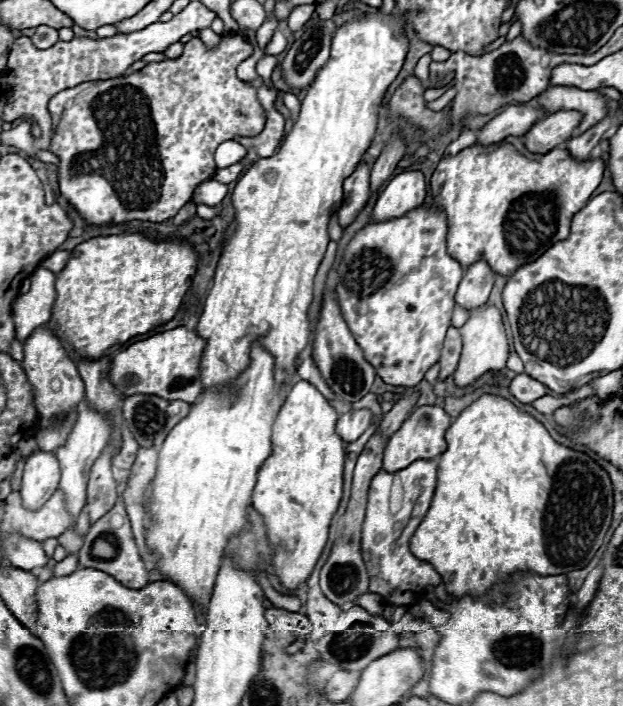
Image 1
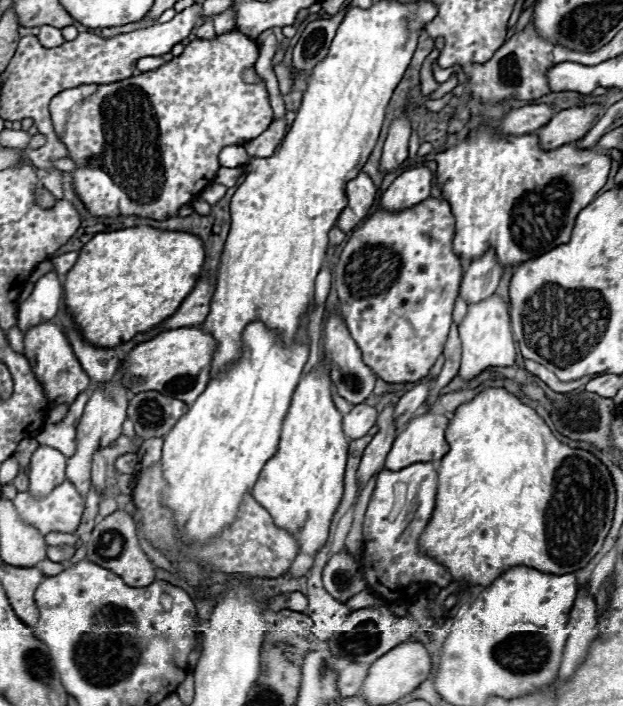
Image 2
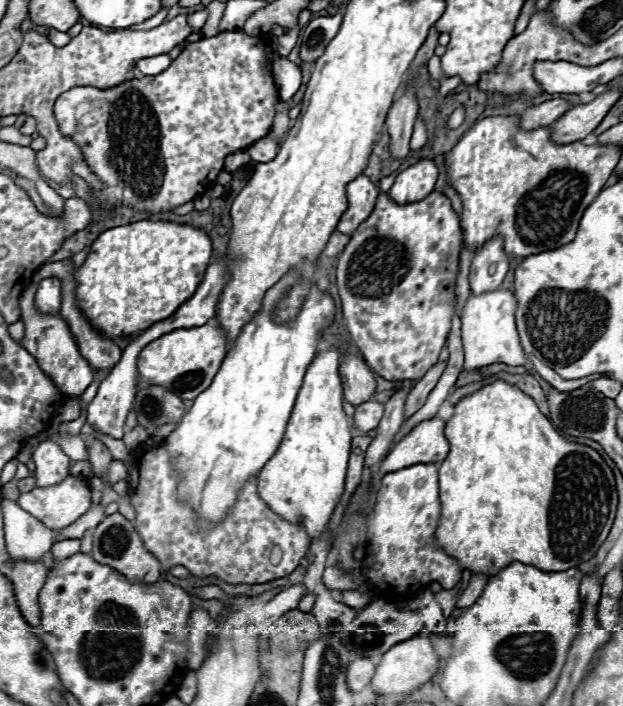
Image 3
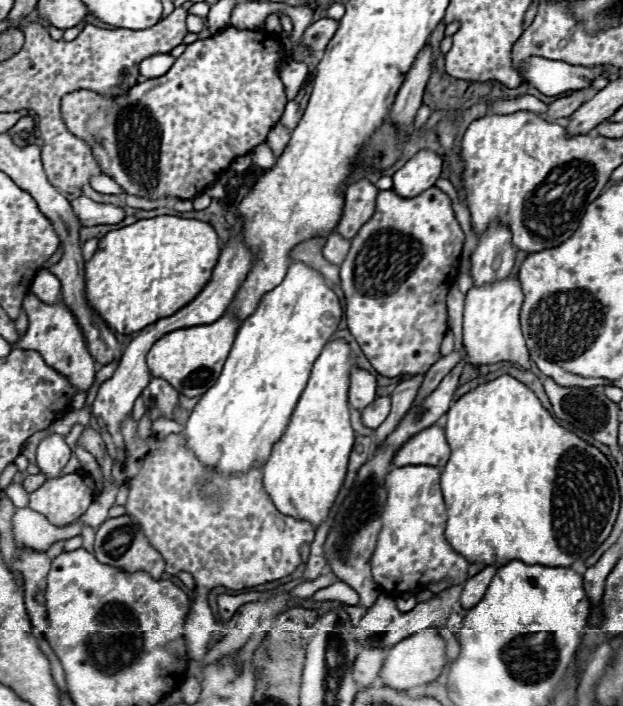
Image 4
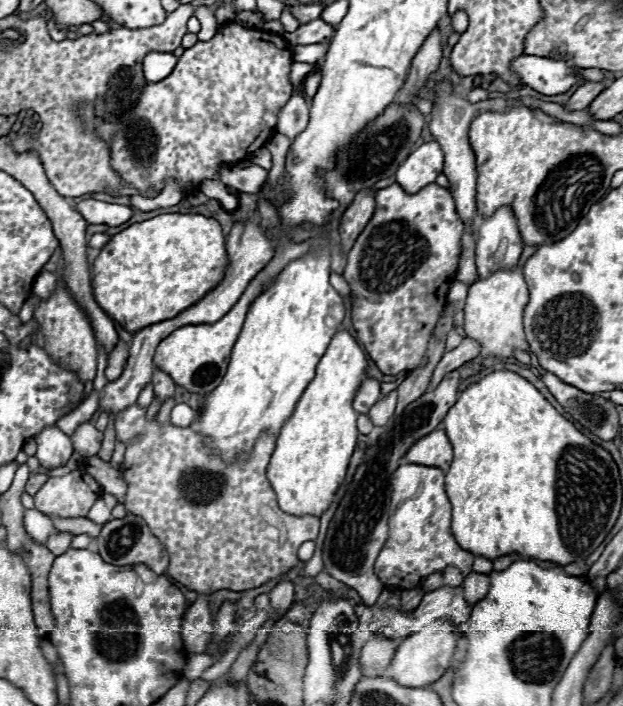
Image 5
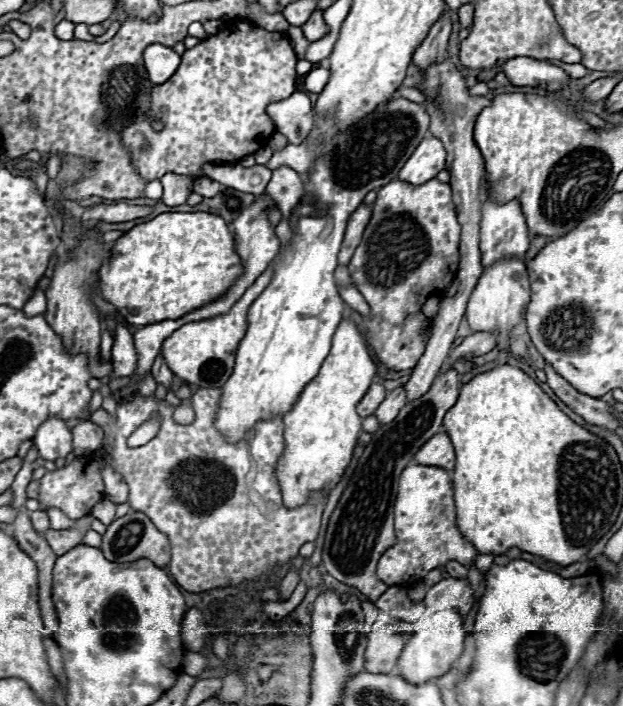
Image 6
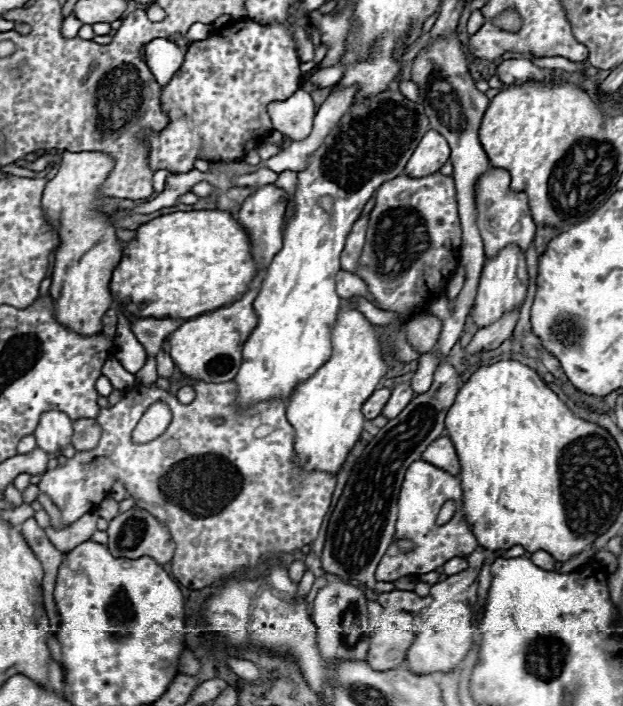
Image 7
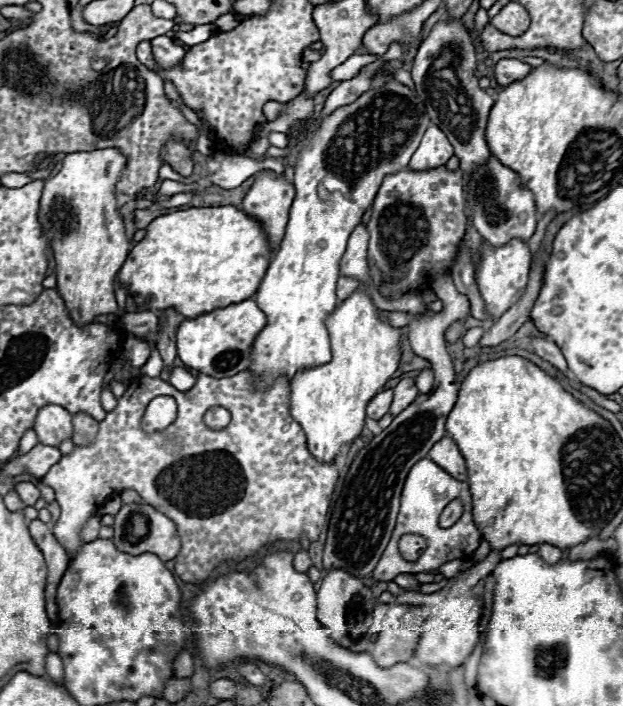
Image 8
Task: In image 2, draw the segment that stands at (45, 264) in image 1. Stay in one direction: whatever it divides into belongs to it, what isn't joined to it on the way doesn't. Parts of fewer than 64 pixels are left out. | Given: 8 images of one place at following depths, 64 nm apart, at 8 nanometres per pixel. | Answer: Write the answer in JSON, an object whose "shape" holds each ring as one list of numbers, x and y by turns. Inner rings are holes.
{"shape":[[66,252,66,254,62,254,62,256,54,256,50,262,54,264,56,274,58,274,58,276,64,276,64,274,74,266,76,258,78,258,78,252]]}

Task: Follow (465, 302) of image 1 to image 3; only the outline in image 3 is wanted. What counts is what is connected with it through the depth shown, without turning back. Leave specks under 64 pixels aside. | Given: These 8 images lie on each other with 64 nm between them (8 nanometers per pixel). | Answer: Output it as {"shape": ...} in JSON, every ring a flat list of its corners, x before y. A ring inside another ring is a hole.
{"shape":[[502,238,488,240,476,254,470,266,468,282,472,294,498,290,508,272,508,256,502,250]]}

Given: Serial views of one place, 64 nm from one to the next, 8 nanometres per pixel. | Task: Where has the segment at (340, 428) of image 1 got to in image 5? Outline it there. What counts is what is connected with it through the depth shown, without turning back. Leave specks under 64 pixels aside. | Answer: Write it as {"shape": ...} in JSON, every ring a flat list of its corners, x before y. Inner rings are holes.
{"shape":[[390,392,388,396,380,398,380,400,368,410,366,416,372,420,374,426,384,426,384,424,388,424,388,420,392,418,394,408,396,408,396,392]]}

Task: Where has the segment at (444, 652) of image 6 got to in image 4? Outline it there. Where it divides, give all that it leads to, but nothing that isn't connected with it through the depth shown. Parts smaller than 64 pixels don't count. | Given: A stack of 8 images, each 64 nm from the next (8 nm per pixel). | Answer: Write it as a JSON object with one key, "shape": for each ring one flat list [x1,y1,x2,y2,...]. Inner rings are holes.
{"shape":[[428,628,428,630,422,630,414,636,410,636,410,638,404,638,402,642,398,642,396,646,392,646,388,650,384,666,378,676,378,682,382,686,390,686,392,690,412,690,416,686,424,686,440,676,444,664,448,662,444,652,446,652,446,644,438,636,436,628]]}

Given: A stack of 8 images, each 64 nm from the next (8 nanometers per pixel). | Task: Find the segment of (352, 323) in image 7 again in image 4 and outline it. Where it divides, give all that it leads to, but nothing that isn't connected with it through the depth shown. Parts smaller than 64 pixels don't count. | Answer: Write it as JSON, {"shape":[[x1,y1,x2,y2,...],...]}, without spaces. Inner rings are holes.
{"shape":[[332,340,316,358,308,384,292,412,284,436,274,444,268,462,262,466,262,482,268,498,278,512,310,522,318,528,346,476,348,456,354,446,354,430,348,412,348,376,356,364,350,346,344,340]]}

